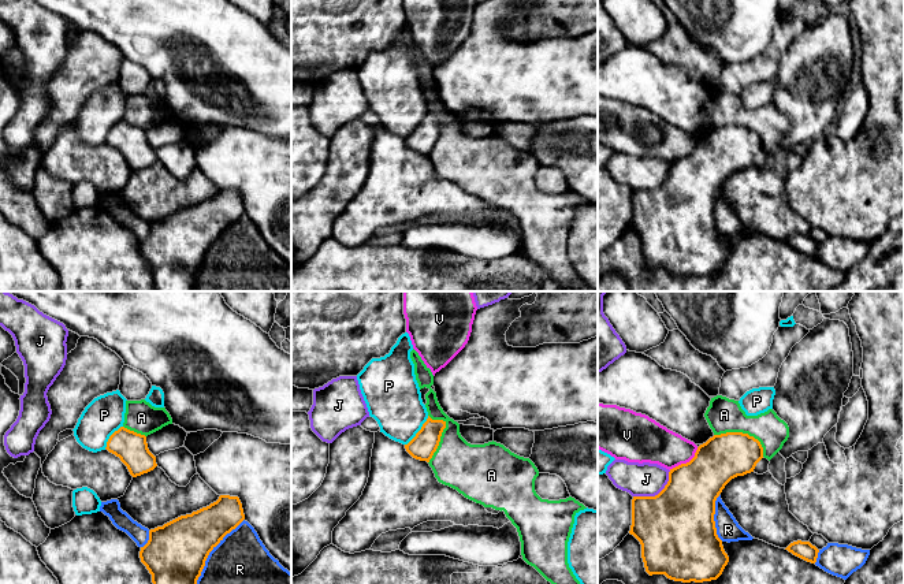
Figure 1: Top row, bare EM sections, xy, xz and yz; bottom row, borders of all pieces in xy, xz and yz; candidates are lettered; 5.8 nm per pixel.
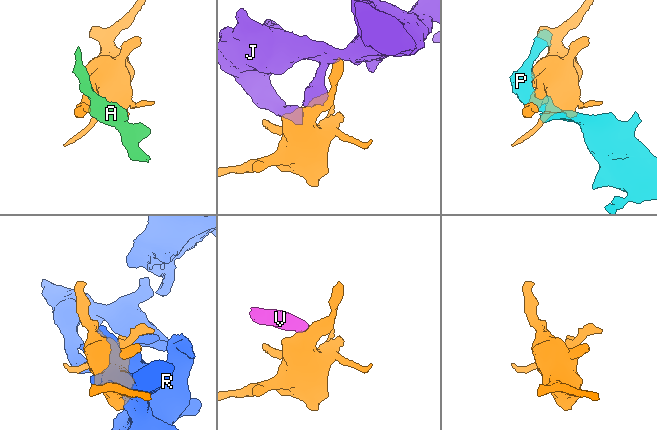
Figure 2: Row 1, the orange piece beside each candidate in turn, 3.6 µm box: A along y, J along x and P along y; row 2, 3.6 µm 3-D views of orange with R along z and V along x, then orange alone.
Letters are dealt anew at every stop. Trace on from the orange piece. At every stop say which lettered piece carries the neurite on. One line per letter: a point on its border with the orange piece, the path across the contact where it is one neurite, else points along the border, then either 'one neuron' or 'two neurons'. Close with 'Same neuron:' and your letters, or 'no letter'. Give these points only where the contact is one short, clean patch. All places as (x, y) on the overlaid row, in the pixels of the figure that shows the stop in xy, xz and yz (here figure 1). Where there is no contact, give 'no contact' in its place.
A: contact yz (744, 434); border yz (714, 434), (747, 432), (759, 442), (763, 456); two neurons
J: contact yz (658, 494); two neurons
P: contact xz (419, 431); border xz (428, 416), (421, 428), (405, 445); two neurons
R: contact xy (212, 549); two neurons
V: contact yz (687, 462); border yz (698, 447), (688, 461), (669, 469); two neurons
Same neuron: no letter

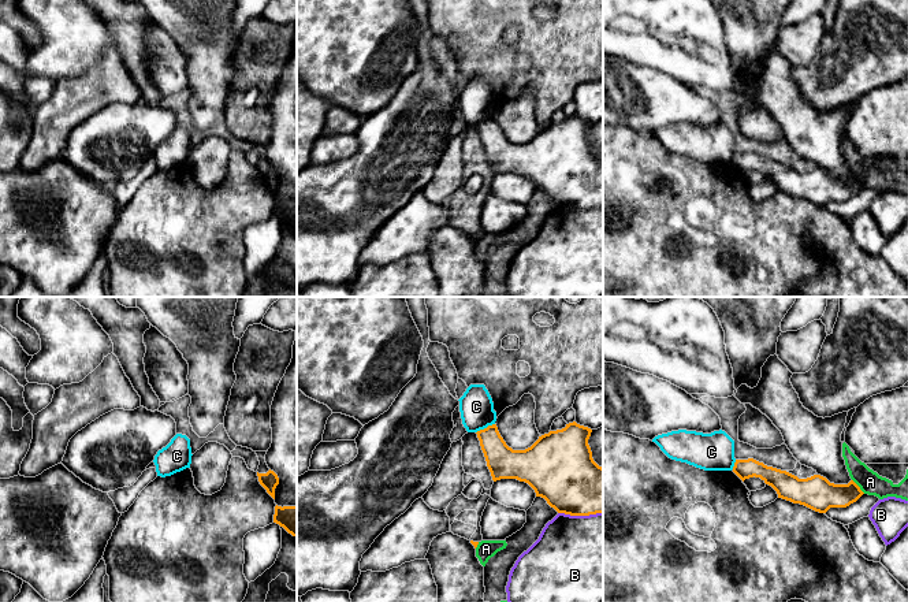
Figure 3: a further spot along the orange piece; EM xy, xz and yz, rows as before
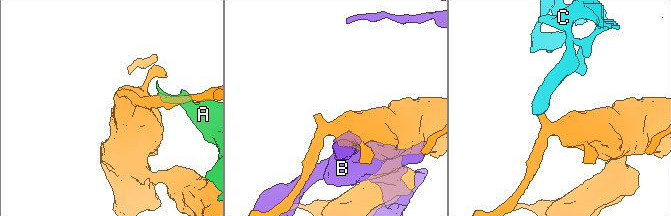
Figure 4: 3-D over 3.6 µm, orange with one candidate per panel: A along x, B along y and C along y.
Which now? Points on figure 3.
A: contact yz (858, 486); two neurons
B: contact xz (580, 515); two neurons
C: contact xz (484, 428); border xz (494, 423), (476, 433); two neurons
Same neuron: no letter

